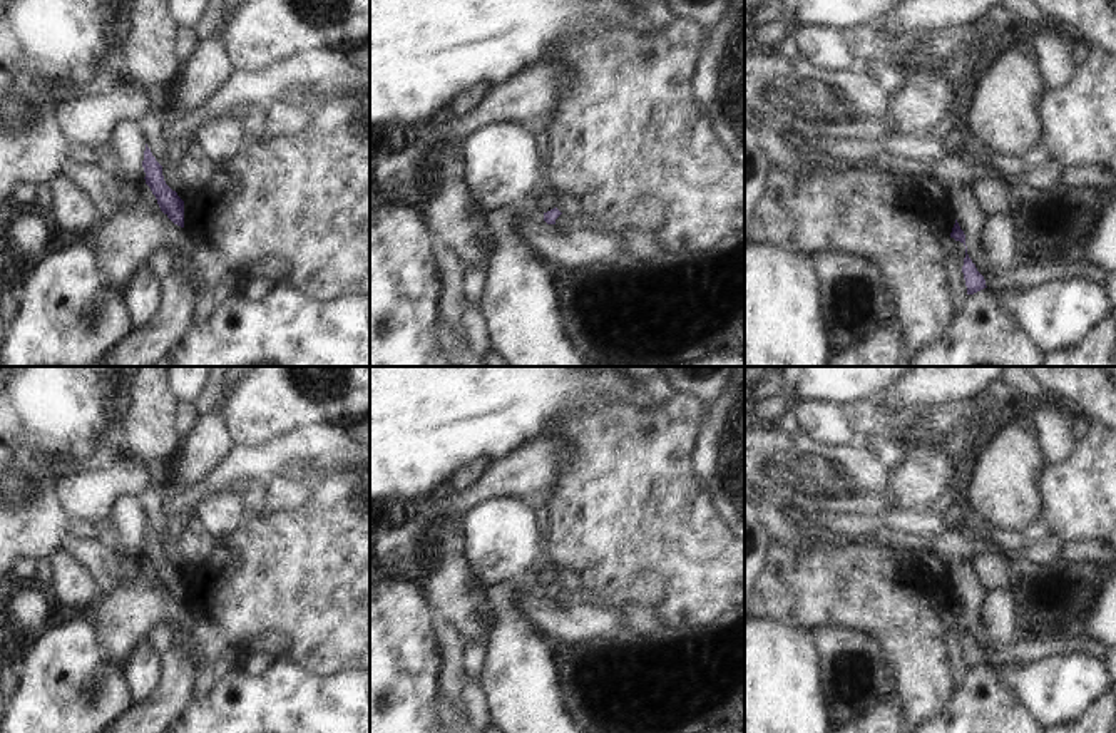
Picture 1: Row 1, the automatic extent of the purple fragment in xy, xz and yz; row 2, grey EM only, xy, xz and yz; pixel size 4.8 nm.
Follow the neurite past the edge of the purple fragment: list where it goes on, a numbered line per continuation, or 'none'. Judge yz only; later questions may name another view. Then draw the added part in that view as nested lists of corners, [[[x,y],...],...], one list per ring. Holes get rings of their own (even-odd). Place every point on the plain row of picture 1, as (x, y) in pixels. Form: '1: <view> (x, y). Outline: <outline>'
none

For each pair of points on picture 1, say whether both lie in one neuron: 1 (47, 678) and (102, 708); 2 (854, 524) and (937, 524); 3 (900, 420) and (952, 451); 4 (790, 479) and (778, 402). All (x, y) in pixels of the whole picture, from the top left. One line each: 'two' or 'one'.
1: one
2: one
3: two
4: two

